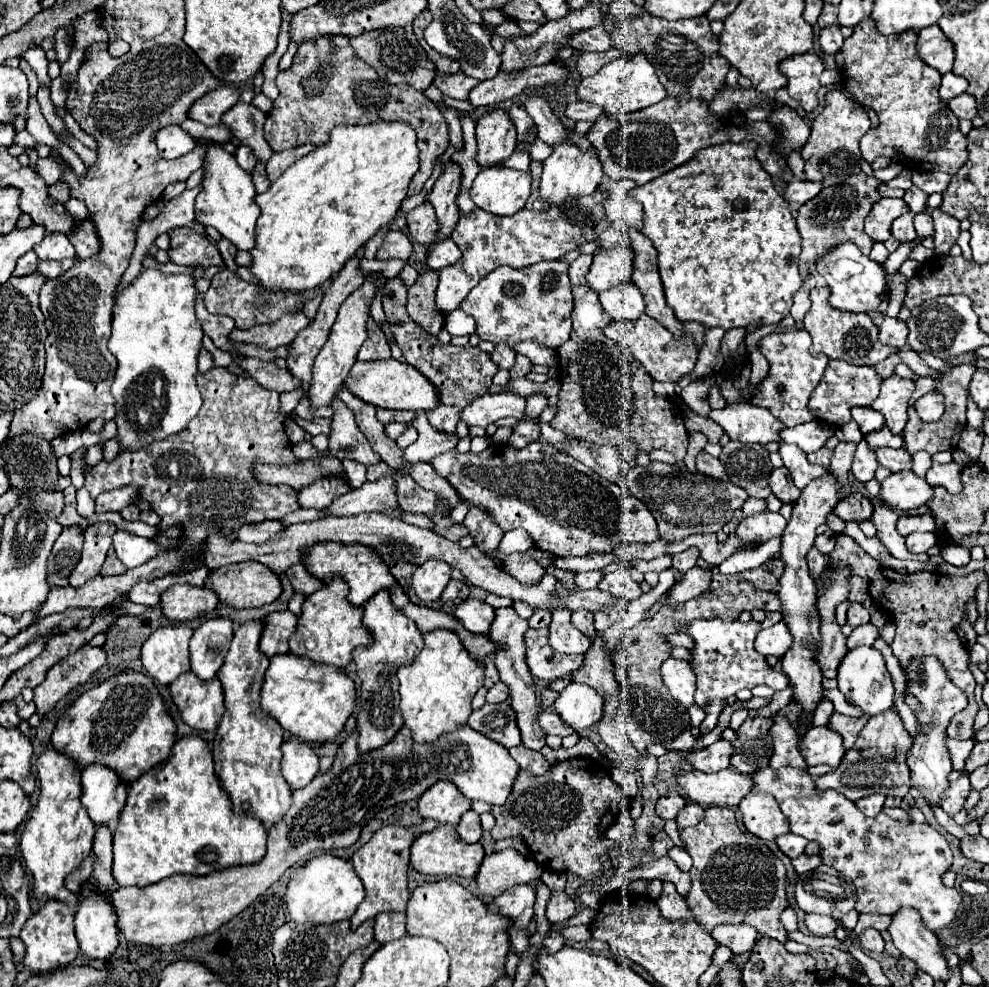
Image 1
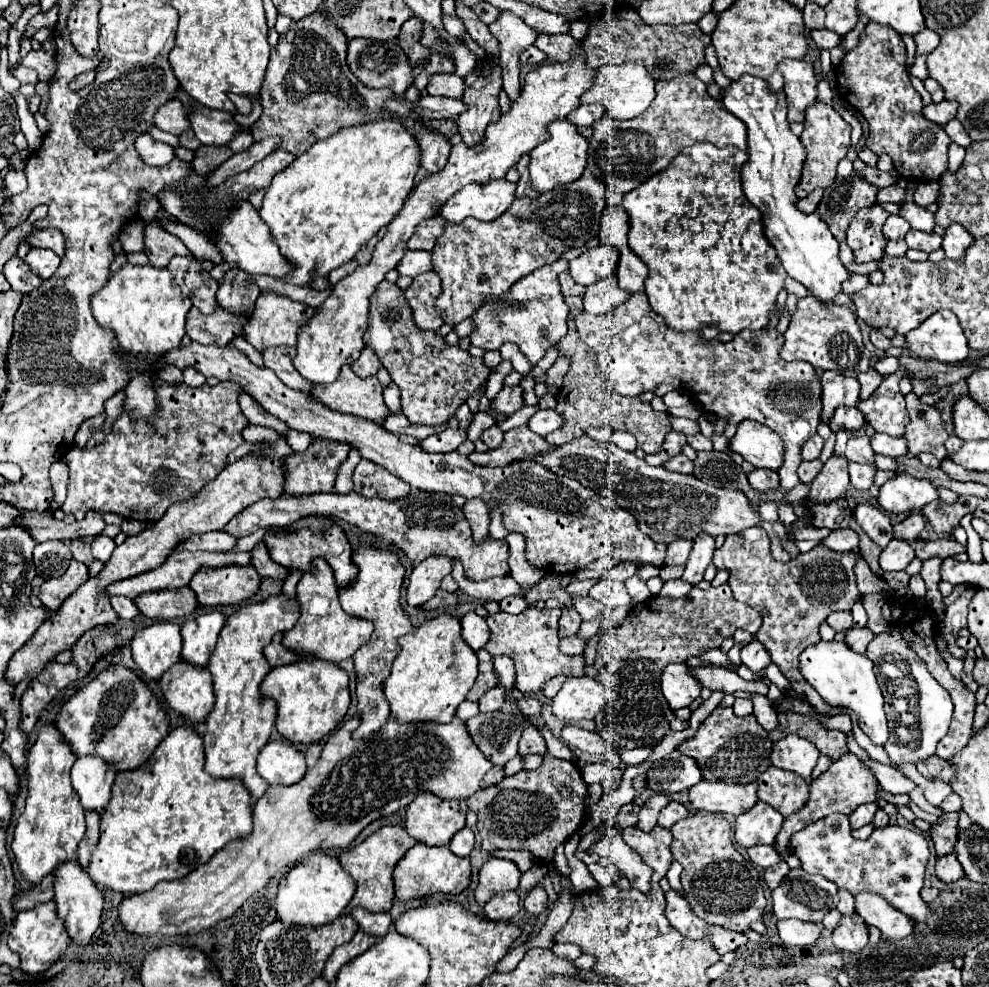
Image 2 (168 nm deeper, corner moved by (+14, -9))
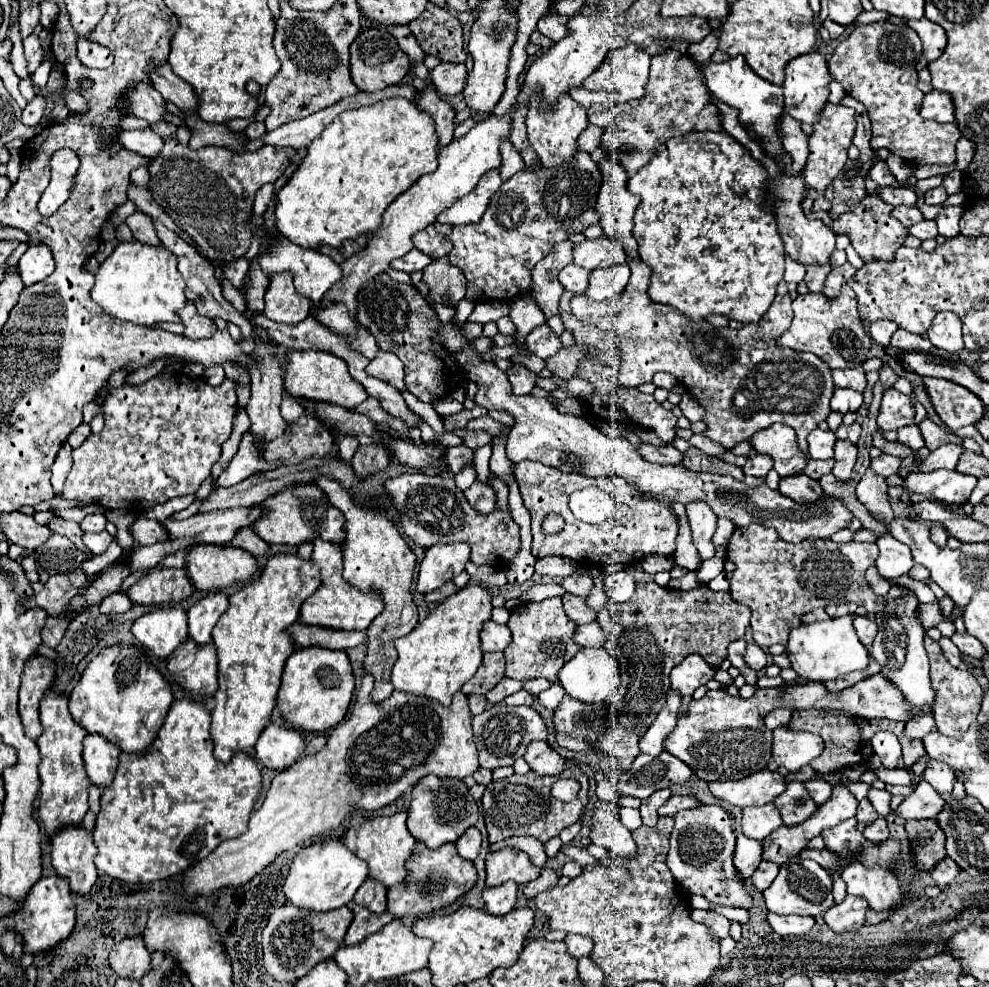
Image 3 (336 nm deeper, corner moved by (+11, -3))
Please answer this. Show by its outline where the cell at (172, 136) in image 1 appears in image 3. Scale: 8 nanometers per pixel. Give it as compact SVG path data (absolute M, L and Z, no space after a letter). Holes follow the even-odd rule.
M125 130L117 136L117 142L125 148L131 150L139 156L155 156L163 148L163 138L157 136L153 130Z

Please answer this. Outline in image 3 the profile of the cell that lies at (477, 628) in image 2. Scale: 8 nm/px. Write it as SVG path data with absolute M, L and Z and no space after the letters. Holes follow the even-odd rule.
M489 620L481 632L481 650L483 652L503 652L511 642L511 632L507 626L495 624Z

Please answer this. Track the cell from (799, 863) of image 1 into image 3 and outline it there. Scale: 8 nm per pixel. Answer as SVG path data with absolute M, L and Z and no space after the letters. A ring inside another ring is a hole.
M761 862L759 868L757 868L757 870L753 872L753 876L751 876L751 882L753 882L753 886L755 886L759 892L763 892L763 890L769 888L769 884L775 880L777 872L779 872L779 866L777 866L777 864L773 864L773 862Z

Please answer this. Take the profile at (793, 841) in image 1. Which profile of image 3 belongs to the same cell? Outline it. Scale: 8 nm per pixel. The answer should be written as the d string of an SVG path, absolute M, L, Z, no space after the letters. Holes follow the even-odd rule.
M737 834L737 848L733 856L733 866L737 868L737 876L747 880L761 862L761 842L747 838L745 834Z

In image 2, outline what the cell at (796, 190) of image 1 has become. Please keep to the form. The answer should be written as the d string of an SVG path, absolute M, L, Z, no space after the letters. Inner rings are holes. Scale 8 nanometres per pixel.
M814 190L814 192L810 192L806 198L800 198L800 200L796 202L796 208L798 208L800 212L808 212L808 214L810 214L810 212L816 210L820 198L822 198L822 190Z

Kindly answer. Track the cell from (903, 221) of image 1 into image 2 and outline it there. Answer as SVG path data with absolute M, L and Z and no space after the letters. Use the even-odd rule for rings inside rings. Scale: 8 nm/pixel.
M890 216L882 228L886 240L904 240L908 230L910 230L910 224L902 216Z

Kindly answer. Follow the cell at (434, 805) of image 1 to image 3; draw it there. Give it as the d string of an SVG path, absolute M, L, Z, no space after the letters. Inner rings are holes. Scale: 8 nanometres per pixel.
M425 776L413 788L407 828L415 836L415 840L423 842L427 848L439 848L447 842L455 842L467 828L475 826L477 816L477 802L469 794L469 788L463 780Z

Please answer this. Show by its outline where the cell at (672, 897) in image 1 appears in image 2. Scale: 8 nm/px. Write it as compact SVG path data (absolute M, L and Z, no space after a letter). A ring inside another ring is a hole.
M602 836L596 846L594 846L596 854L602 858L608 858L610 862L614 862L620 872L626 874L626 878L630 880L632 888L640 890L642 894L650 894L650 880L652 880L652 872L650 866L646 866L646 862L640 860L640 856L636 854L636 850L632 850L622 836Z

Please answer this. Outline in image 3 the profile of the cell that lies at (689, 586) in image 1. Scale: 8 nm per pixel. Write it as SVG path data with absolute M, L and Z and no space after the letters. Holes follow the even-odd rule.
M699 500L689 502L685 506L687 510L687 522L693 532L693 544L699 550L701 558L713 558L715 556L715 546L711 544L715 526L717 526L717 516L713 516L713 510L707 504L701 504Z

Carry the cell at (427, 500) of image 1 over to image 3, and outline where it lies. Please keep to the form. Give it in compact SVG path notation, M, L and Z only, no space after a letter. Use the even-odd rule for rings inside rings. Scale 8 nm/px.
M359 444L351 464L357 476L373 476L377 470L385 470L389 466L389 452L385 452L385 444Z

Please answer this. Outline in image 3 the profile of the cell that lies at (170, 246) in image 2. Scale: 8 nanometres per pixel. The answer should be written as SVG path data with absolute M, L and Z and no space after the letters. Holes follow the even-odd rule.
M135 212L127 218L127 226L131 228L133 236L145 244L153 244L157 246L159 244L159 238L157 238L157 232L153 228L153 220L149 216L145 216L143 212Z

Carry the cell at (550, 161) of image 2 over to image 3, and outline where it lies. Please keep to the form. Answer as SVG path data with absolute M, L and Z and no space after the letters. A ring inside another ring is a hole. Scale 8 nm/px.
M565 94L561 96L561 100L557 100L557 104L553 104L553 112L537 112L537 108L529 108L525 124L529 142L537 152L541 164L557 166L573 158L573 154L577 152L577 138L587 128L589 122L585 108L581 108L581 104L577 104L569 94Z

